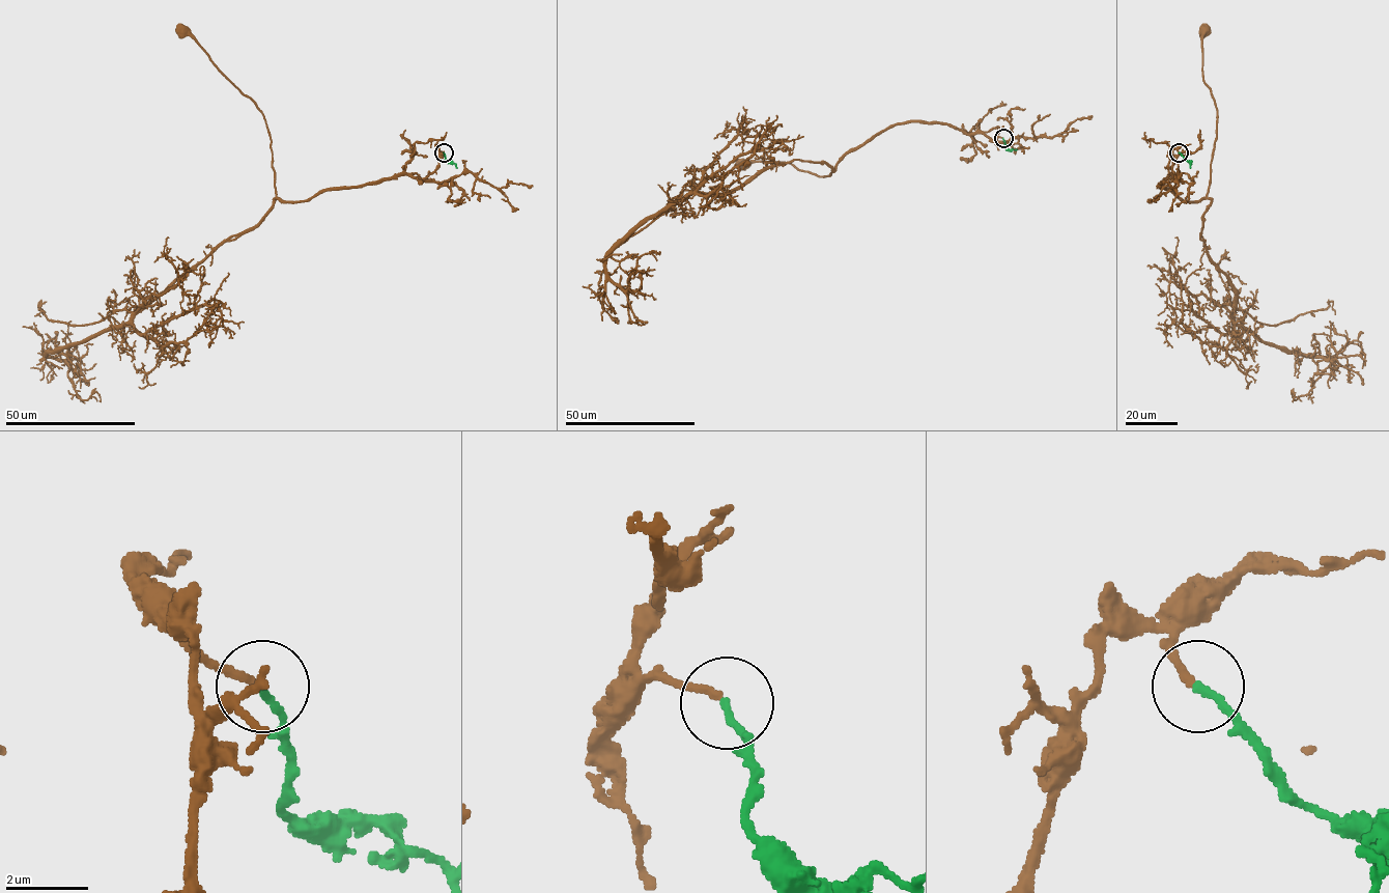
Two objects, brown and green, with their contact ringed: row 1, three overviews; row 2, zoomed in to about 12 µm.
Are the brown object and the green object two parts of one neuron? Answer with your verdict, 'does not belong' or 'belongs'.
belongs

